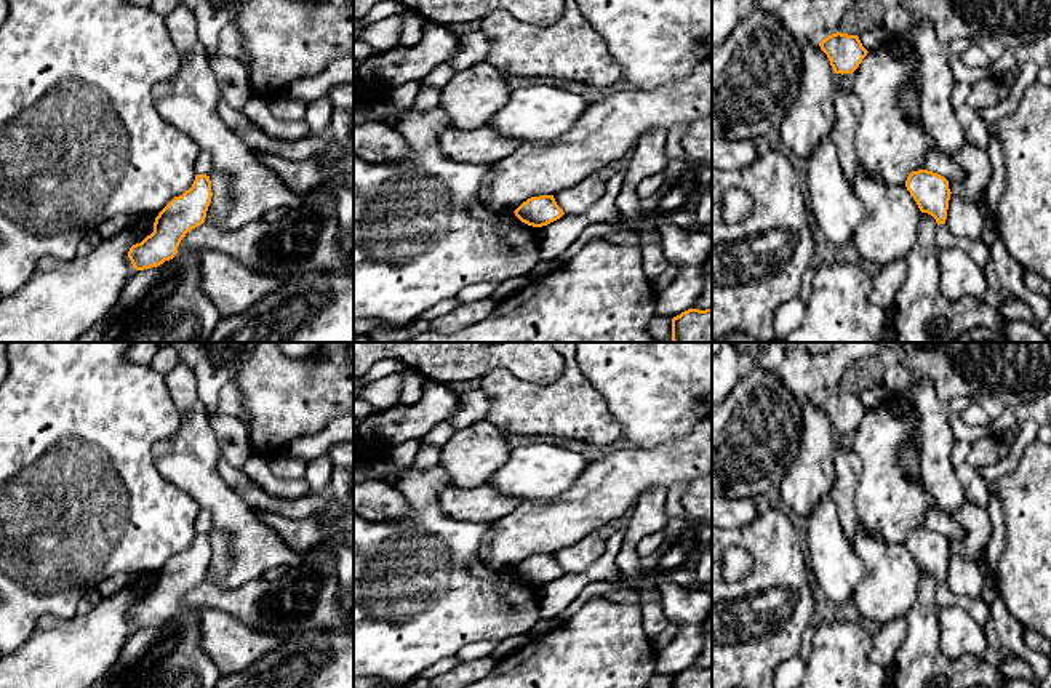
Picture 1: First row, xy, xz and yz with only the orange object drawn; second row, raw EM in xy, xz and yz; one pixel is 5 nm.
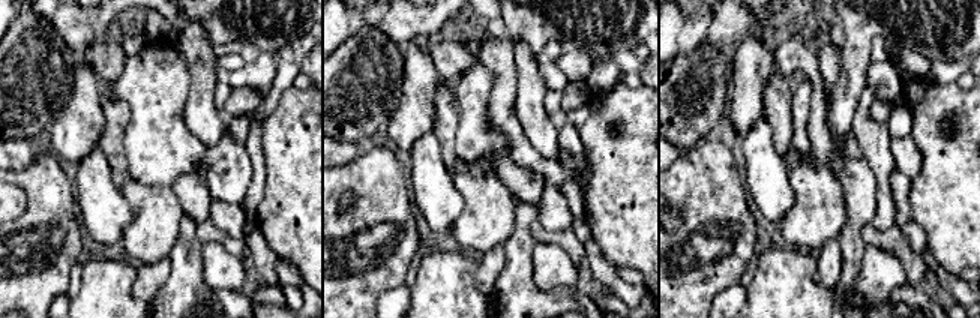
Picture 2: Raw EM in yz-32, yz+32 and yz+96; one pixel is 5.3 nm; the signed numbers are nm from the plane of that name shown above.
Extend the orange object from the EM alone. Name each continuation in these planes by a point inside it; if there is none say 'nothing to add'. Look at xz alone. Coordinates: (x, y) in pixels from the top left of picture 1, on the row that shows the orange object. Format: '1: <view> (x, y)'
nothing to add

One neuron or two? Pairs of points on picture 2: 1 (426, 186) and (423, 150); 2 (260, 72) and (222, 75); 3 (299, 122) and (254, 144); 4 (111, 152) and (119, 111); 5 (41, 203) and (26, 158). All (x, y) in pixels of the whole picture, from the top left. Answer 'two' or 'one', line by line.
1: one
2: one
3: two
4: one
5: two

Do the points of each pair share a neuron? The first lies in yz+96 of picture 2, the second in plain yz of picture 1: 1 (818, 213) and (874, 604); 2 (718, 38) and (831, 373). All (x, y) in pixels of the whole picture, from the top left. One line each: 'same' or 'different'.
1: same
2: same

